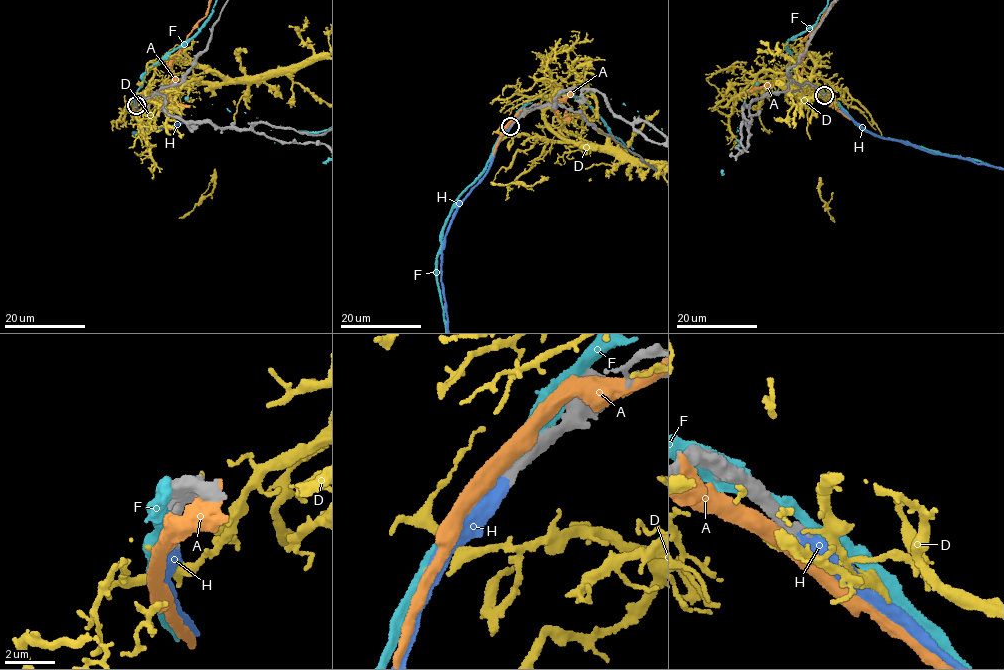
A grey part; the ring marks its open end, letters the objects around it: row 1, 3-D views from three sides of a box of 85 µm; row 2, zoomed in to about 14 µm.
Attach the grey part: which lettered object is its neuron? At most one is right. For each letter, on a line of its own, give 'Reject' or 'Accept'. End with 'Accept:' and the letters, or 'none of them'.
A: Reject
D: Reject
F: Reject
H: Accept
Accept: H

